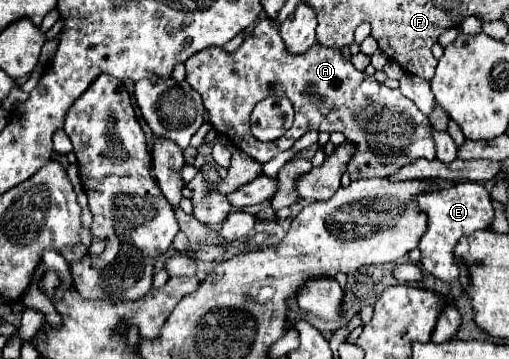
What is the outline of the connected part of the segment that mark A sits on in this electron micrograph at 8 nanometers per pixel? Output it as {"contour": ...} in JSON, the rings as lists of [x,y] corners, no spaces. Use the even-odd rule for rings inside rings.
{"contour":[[[261,20],[235,52],[207,48],[191,56],[185,68],[187,82],[201,94],[213,128],[261,164],[289,150],[309,130],[341,132],[355,146],[347,164],[351,180],[385,178],[419,158],[435,158],[433,128],[409,98],[399,90],[389,90],[385,84],[379,84],[375,76],[357,70],[337,48],[315,42],[307,52],[291,54],[279,36],[279,28],[271,20]],[[269,96],[285,96],[295,106],[293,130],[279,138],[279,142],[259,142],[249,130],[249,114],[257,102]]]}

